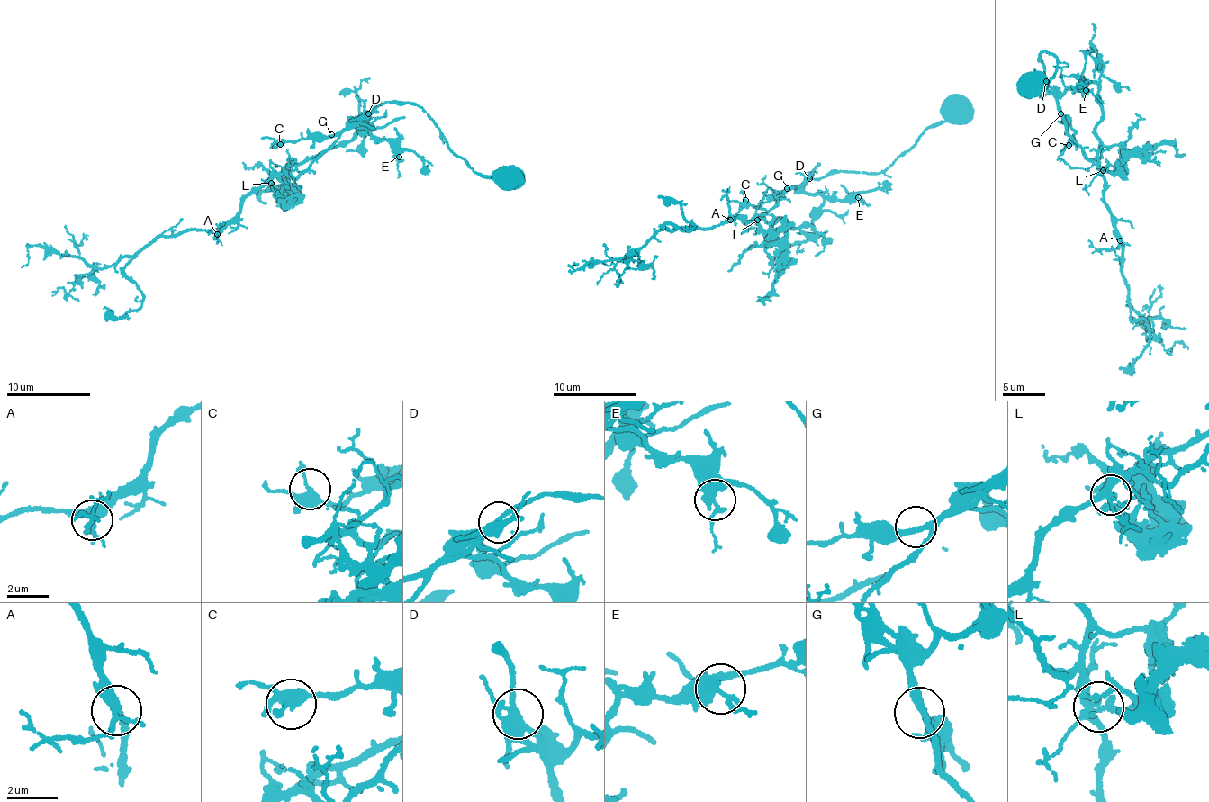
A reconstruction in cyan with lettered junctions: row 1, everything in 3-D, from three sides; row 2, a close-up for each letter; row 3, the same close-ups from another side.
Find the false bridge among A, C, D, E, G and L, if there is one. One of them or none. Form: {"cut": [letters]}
{"cut": ["L"]}

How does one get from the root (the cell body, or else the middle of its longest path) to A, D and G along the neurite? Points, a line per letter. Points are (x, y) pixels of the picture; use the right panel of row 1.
A: (1096, 159), (1104, 180), (1103, 193), (1106, 208), (1120, 240)
D: (1096, 159), (1087, 157), (1081, 147), (1070, 139), (1046, 81)
G: (1096, 159), (1087, 157), (1081, 147), (1070, 139), (1063, 116), (1060, 113)

